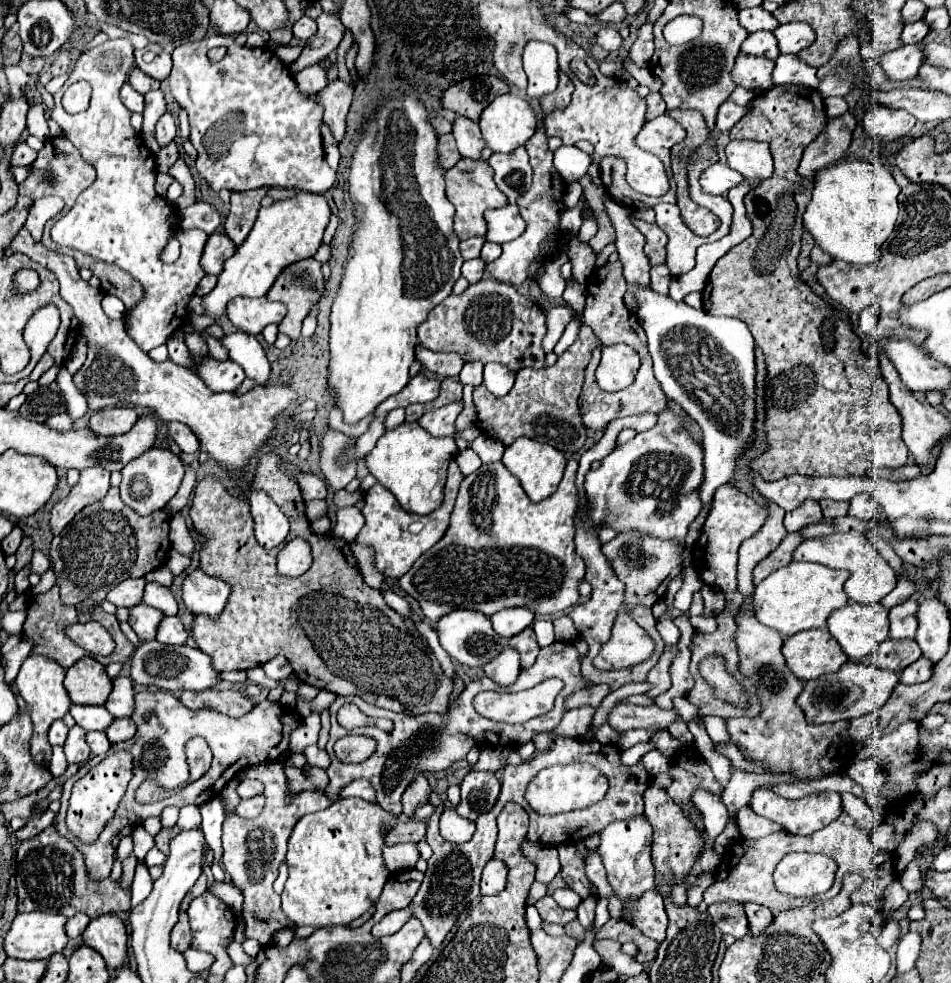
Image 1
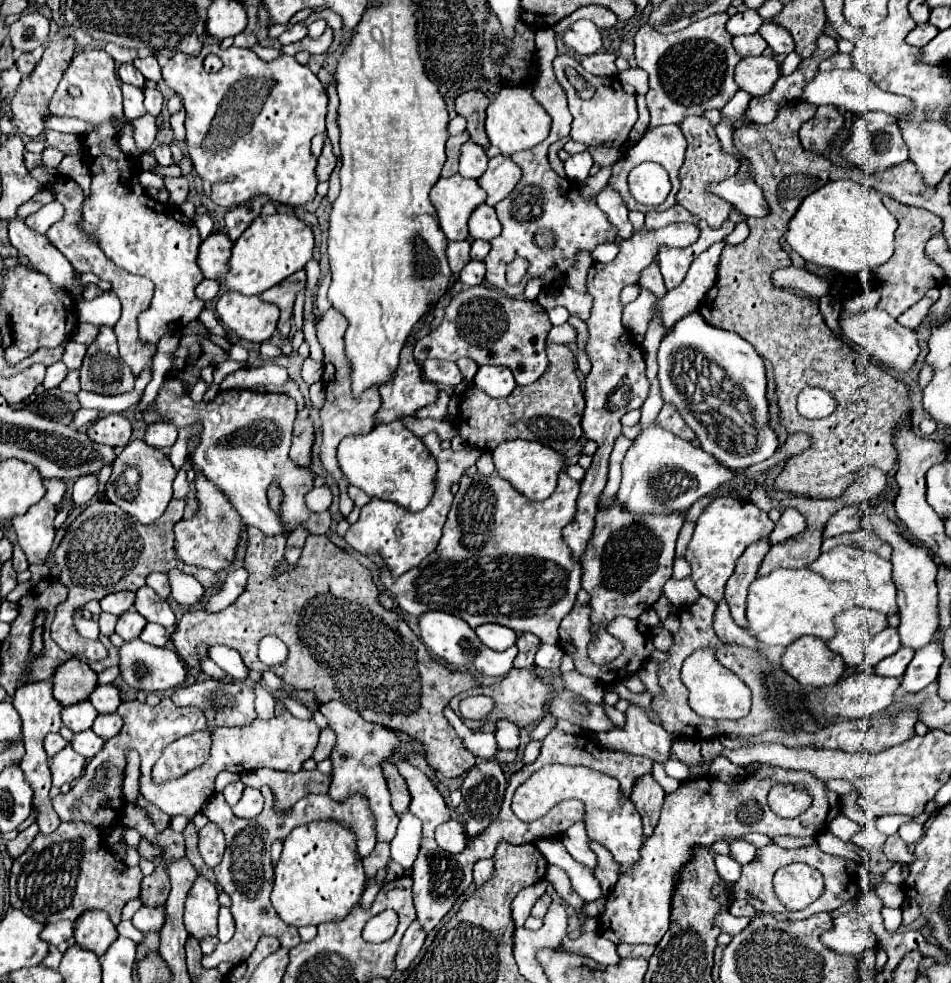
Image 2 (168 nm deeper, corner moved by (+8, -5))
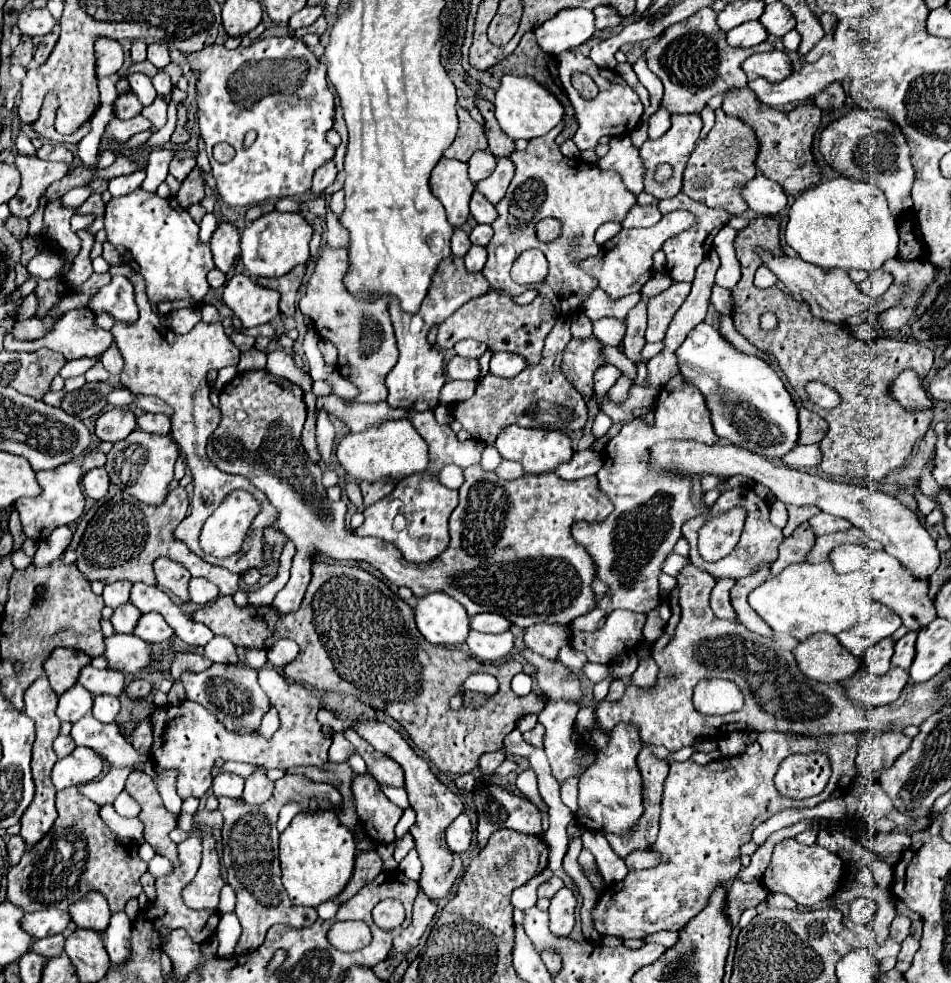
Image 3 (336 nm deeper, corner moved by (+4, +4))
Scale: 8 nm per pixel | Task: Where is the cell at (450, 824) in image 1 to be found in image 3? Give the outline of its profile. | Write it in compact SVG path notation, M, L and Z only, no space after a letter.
M460 814L446 830L446 840L448 846L452 848L452 852L462 854L468 850L470 840L472 840L472 826L470 826L470 818L466 814Z

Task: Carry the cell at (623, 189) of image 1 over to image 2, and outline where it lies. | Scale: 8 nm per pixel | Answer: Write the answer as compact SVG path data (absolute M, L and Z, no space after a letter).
M658 125L658 127L648 127L648 133L646 133L638 143L634 143L634 145L632 145L632 147L630 147L630 149L616 161L616 163L612 163L612 175L610 175L610 179L608 179L608 185L610 185L614 191L618 191L618 195L622 197L622 201L626 203L628 209L648 213L652 207L648 207L648 205L640 205L640 203L636 203L636 201L630 197L626 177L628 177L628 171L630 171L632 167L636 167L636 165L640 165L640 163L644 163L644 161L660 163L660 165L668 171L668 175L670 175L670 183L672 183L672 191L668 193L666 201L662 203L662 209L670 209L670 207L676 203L674 195L676 195L676 191L680 189L678 169L680 169L680 165L682 165L682 161L684 161L684 151L686 151L686 139L684 139L684 135L682 135L682 131L680 131L678 125Z

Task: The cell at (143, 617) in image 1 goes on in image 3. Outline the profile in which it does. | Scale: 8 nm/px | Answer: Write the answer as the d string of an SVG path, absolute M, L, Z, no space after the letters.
M126 602L124 606L120 606L120 608L114 610L110 622L114 626L114 632L132 632L140 616L142 616L142 612L136 610L130 602Z

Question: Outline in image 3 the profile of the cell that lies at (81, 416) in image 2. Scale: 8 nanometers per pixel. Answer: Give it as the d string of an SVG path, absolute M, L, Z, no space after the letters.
M124 388L124 390L112 392L108 396L108 400L110 400L112 406L130 406L130 404L134 404L134 394L128 388Z

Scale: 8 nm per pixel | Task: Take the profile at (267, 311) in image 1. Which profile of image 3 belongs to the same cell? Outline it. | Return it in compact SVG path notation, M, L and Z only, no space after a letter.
M246 274L232 276L222 294L222 302L234 310L244 328L272 322L280 314L278 300L280 294L276 290L258 286Z

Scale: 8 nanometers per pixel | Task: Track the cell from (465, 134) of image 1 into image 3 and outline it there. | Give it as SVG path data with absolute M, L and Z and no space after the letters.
M478 150L468 160L468 176L470 176L470 180L474 184L478 184L480 180L488 178L494 172L494 168L496 168L496 158L488 150Z

